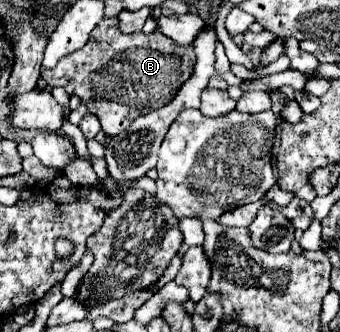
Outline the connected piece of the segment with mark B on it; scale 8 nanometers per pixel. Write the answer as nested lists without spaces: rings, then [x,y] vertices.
[[[106,17],[92,31],[90,41],[82,49],[62,57],[58,65],[44,71],[42,77],[50,87],[64,87],[68,93],[76,93],[88,111],[100,119],[102,131],[114,137],[128,129],[136,117],[168,105],[168,101],[176,97],[180,85],[192,75],[194,63],[196,55],[192,47],[176,45],[160,31],[150,35],[124,35],[118,29],[118,17]]]

